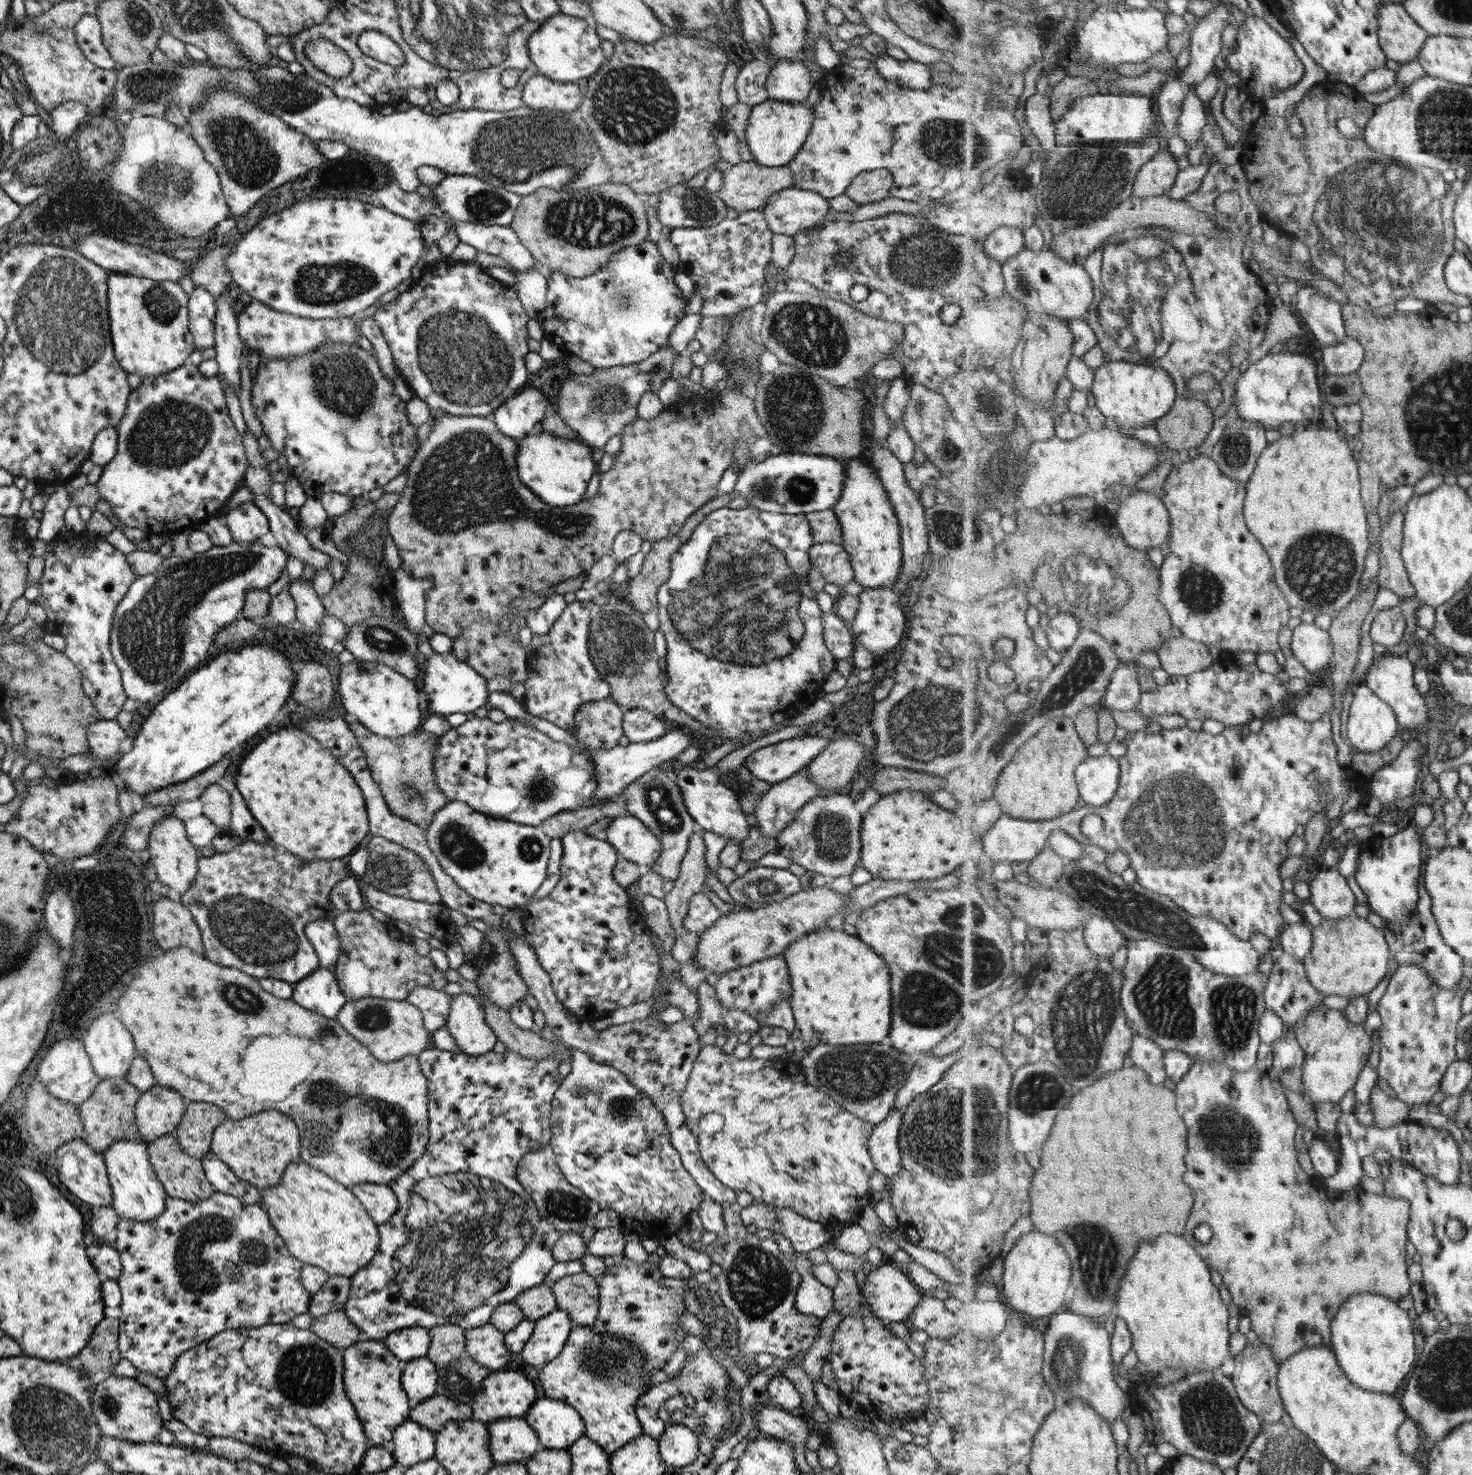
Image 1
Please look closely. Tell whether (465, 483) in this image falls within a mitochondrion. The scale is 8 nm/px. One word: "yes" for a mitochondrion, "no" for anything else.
yes

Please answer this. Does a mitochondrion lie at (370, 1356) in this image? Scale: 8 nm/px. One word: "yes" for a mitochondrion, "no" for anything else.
yes

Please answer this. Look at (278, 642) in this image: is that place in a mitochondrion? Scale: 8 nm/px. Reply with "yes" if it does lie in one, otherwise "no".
no

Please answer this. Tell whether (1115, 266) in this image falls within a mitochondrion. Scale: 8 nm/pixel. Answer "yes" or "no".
yes

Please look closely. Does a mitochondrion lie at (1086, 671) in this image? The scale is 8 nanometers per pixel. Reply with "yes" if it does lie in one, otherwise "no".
yes

